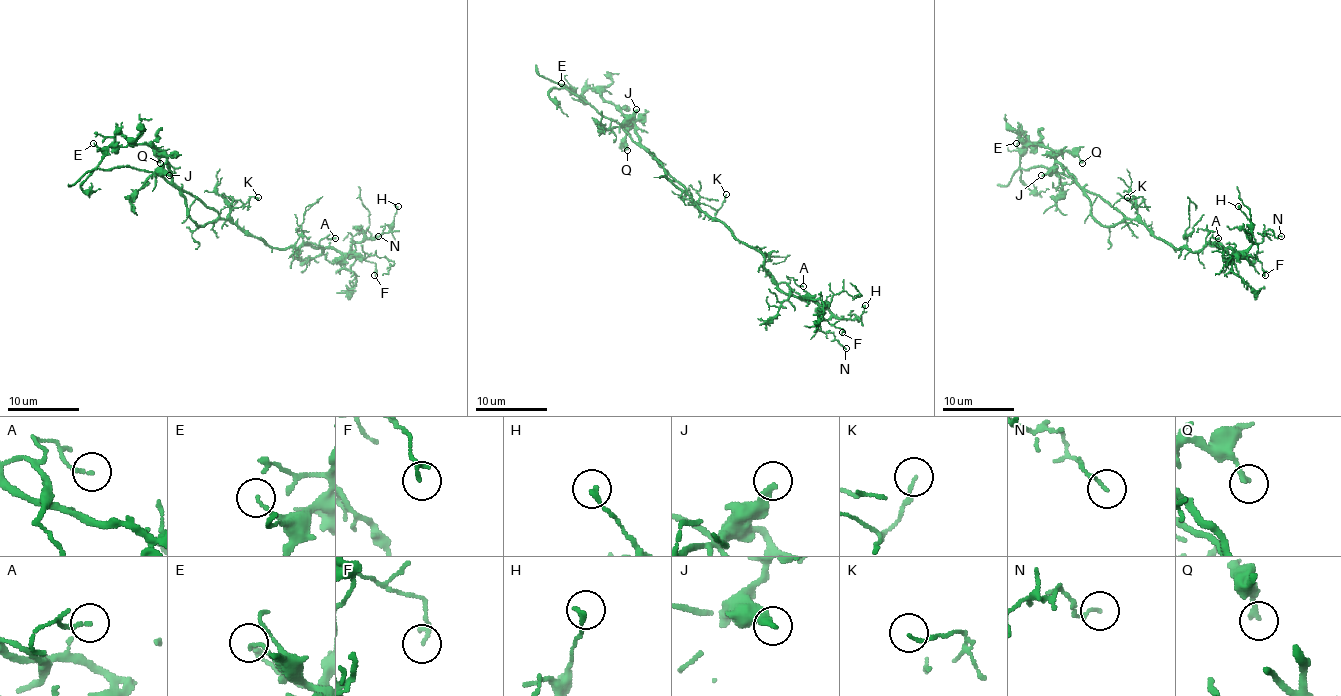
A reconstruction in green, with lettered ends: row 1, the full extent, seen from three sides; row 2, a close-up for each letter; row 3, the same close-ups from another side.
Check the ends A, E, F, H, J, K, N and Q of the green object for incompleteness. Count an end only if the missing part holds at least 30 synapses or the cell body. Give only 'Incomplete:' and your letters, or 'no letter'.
Incomplete: no letter

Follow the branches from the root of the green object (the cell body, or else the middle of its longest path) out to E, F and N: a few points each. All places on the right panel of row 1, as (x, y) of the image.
E: (1145, 225), (1129, 220), (1070, 177), (1045, 166), (1023, 170), (1020, 166), (1020, 148), (1016, 143)
F: (1145, 225), (1175, 249), (1200, 252), (1207, 245), (1220, 245), (1234, 254), (1250, 254), (1265, 275)
N: (1145, 225), (1175, 249), (1193, 252), (1207, 245), (1245, 252), (1267, 231), (1281, 236)

